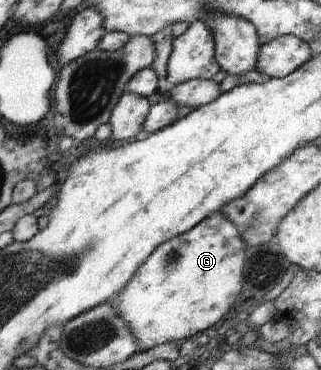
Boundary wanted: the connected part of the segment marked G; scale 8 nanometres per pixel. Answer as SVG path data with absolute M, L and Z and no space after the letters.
M220 212L206 216L200 223L188 231L177 235L176 238L162 243L146 263L142 263L142 271L130 279L124 289L118 291L112 299L112 307L130 327L134 339L137 339L138 351L152 349L160 343L178 341L178 339L192 338L204 332L214 323L218 323L232 307L244 275L244 253L246 245L240 239L235 225Z

